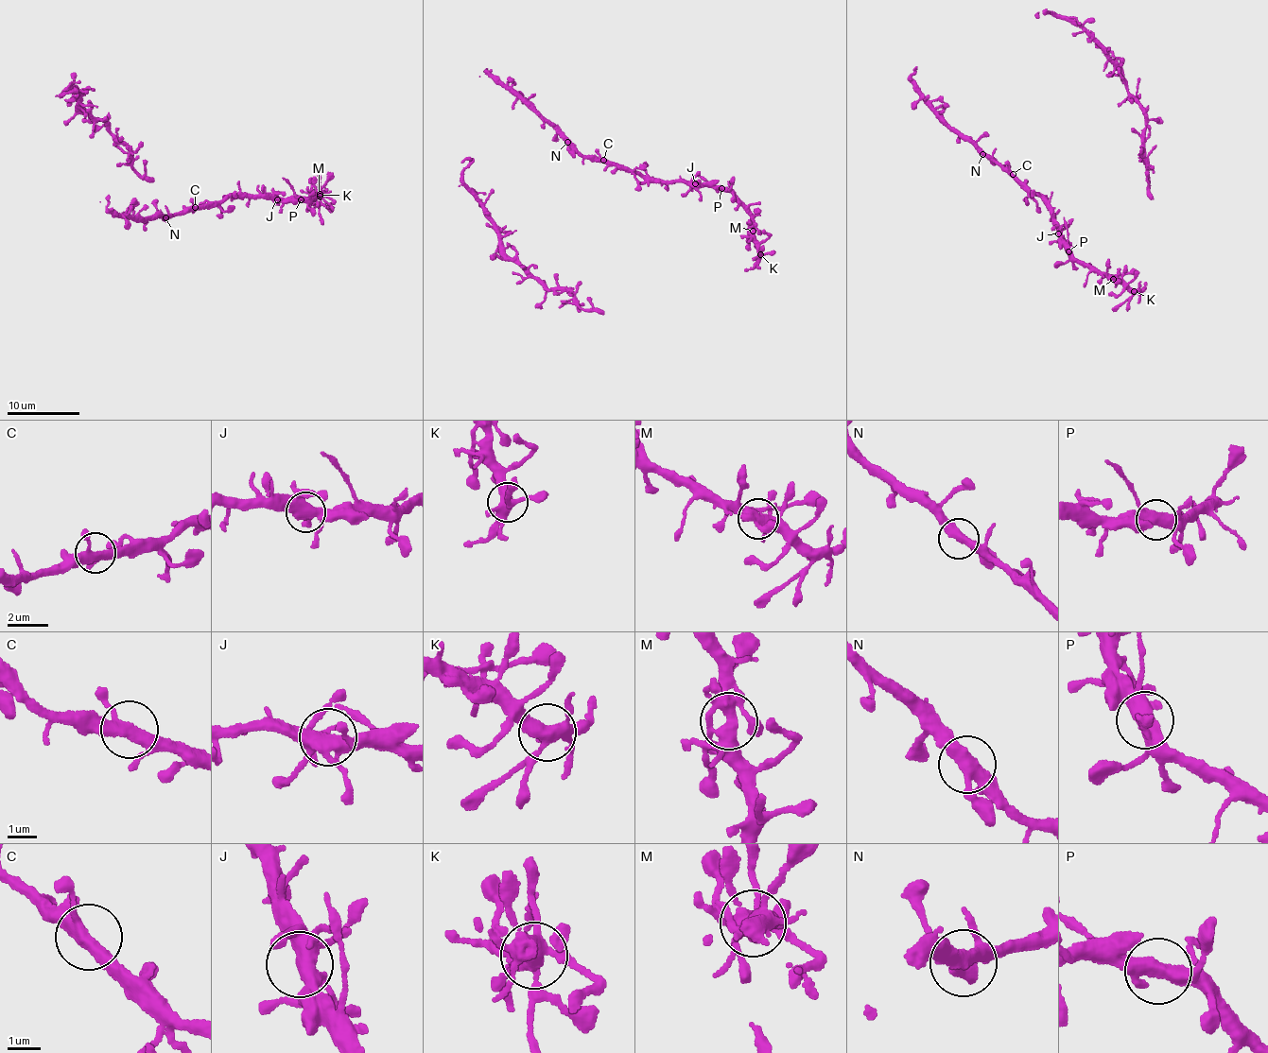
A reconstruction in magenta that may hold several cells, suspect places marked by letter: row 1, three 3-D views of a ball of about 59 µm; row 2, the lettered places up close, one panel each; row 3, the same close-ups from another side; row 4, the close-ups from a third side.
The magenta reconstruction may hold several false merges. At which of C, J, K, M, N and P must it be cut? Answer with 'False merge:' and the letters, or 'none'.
False merge: none

